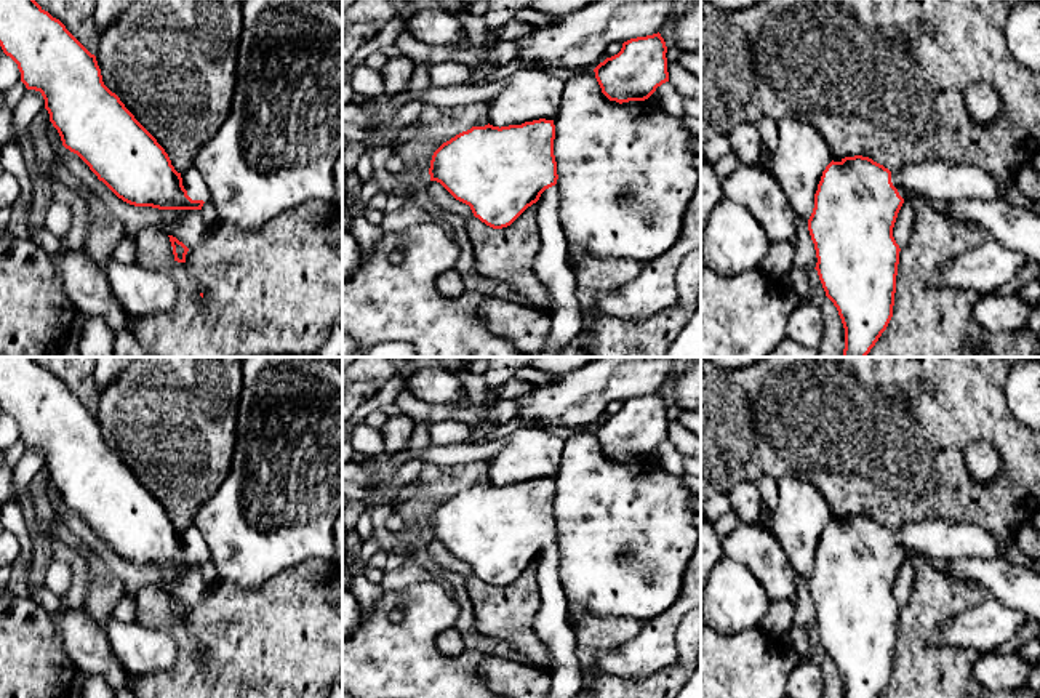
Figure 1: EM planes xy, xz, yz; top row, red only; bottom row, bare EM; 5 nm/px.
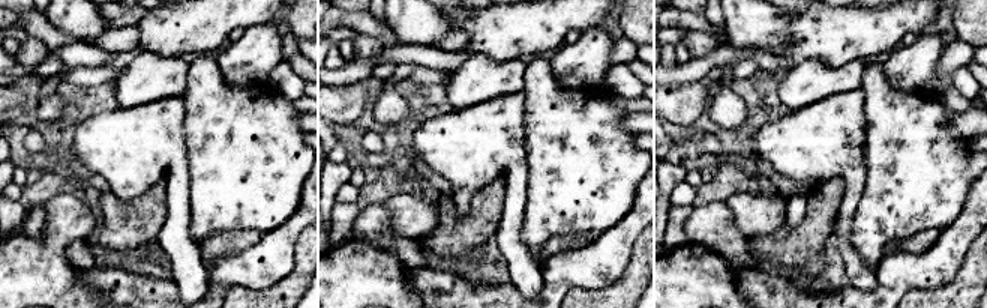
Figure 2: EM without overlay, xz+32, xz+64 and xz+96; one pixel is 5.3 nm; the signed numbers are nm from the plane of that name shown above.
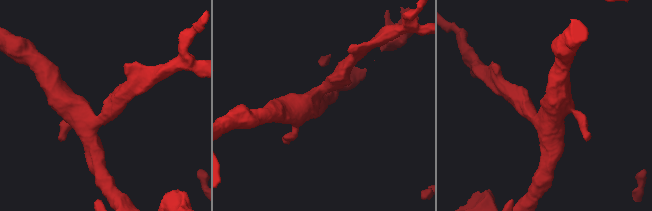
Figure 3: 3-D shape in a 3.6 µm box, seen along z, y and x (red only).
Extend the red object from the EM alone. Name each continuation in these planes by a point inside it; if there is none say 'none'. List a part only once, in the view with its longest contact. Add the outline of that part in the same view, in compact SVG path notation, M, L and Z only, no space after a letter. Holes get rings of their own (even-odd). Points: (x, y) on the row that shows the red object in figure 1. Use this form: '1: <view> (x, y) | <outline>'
1: xy (192, 181) | M192 166L181 173L182 186L192 200L210 202L210 191L202 178L202 174Z

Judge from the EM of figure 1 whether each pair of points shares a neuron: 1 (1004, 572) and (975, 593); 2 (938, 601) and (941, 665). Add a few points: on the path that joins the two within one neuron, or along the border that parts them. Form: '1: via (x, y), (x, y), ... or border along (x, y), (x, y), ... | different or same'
1: border along (949, 575), (959, 580), (975, 580), (992, 596) | different
2: via (928, 617), (927, 639), (932, 649) | same

